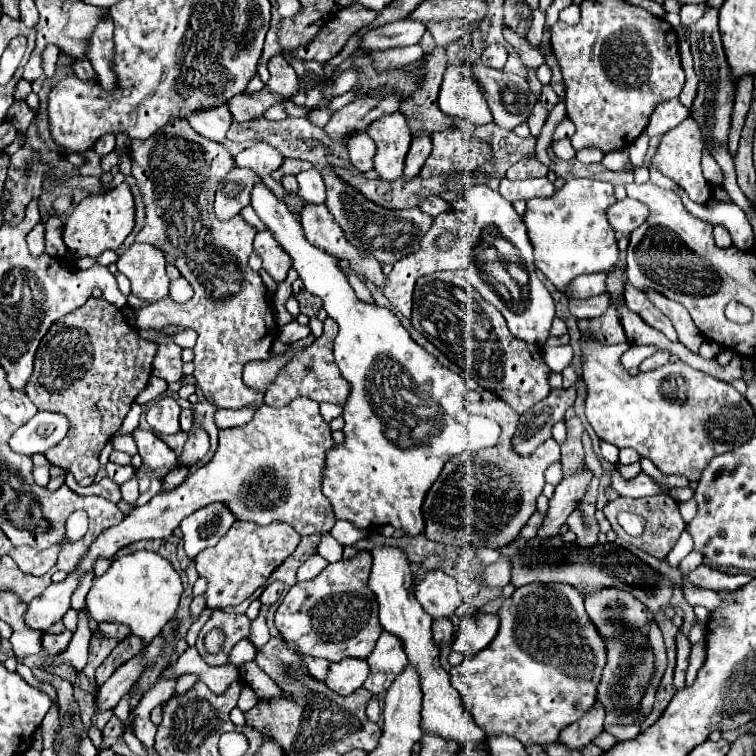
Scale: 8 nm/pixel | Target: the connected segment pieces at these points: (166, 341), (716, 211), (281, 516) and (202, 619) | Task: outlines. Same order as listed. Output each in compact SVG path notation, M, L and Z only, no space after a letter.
M167 325L161 329L141 329L141 339L153 341L157 345L157 355L153 360L152 374L165 379L167 383L175 383L181 379L181 347L173 341L173 335L186 328Z
M677 191L677 195L685 203L685 207L691 211L691 215L705 219L713 225L721 223L723 227L727 227L733 239L733 247L737 247L739 251L749 251L753 247L753 229L743 209L739 209L735 203L717 203L709 199L707 203L699 205L699 203L693 203L685 191Z
M307 397L293 399L289 405L273 409L269 405L255 411L253 421L235 429L219 431L219 445L209 463L191 471L173 491L155 495L143 507L131 511L115 527L105 529L91 545L77 571L63 583L51 583L25 611L25 625L33 631L47 631L71 609L71 593L79 575L93 571L97 557L113 557L119 549L141 539L165 539L193 511L211 503L225 503L237 521L269 525L273 521L289 523L299 535L327 533L335 525L335 513L321 491L327 451L335 447L329 425L319 415L319 403Z
M205 607L205 611L201 613L201 616L189 628L185 640L190 647L195 646L199 632L209 619L209 615L211 615L211 613L213 613L213 609Z

